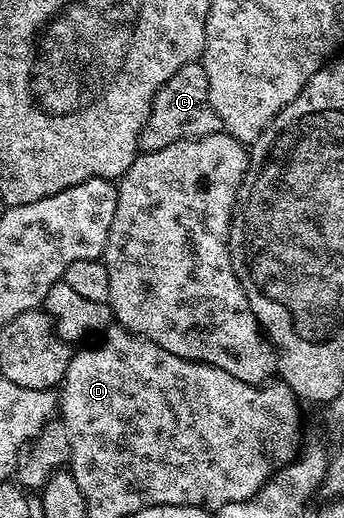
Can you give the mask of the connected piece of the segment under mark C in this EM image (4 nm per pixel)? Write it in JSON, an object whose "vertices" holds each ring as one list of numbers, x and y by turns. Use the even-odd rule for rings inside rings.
{"vertices":[[191,61,186,63,186,67,174,71,174,75,170,75,170,79,166,79,166,83,162,83,154,95,146,127,142,127,139,152,162,151,162,147,170,147,170,143,198,139,221,132,221,129,218,115,210,103,210,87,203,64]]}

